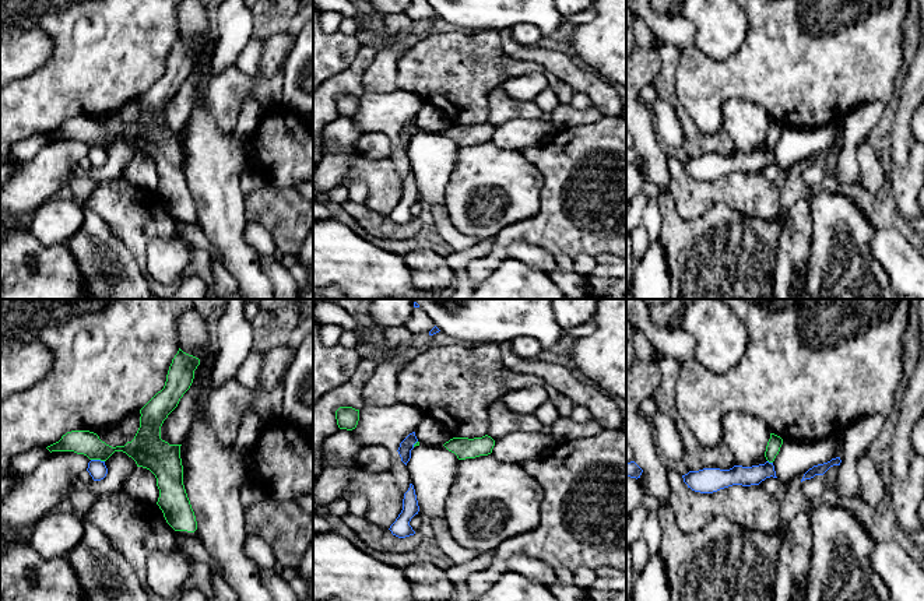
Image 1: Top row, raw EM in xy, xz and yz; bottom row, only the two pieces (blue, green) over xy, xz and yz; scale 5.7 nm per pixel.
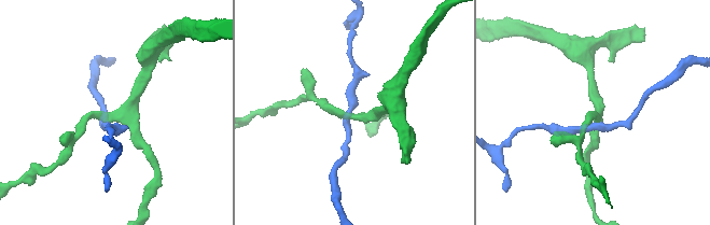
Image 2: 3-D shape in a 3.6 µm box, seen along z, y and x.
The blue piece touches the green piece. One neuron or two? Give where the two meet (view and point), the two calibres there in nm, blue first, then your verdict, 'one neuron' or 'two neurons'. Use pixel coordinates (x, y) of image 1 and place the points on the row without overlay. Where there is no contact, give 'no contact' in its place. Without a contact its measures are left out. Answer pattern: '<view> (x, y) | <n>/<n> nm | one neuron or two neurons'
xy (98, 147) | 110/150 nm | two neurons

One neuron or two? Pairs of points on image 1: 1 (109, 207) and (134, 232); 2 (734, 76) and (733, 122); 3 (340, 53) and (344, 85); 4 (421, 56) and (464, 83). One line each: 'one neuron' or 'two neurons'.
1: one neuron
2: two neurons
3: two neurons
4: one neuron

